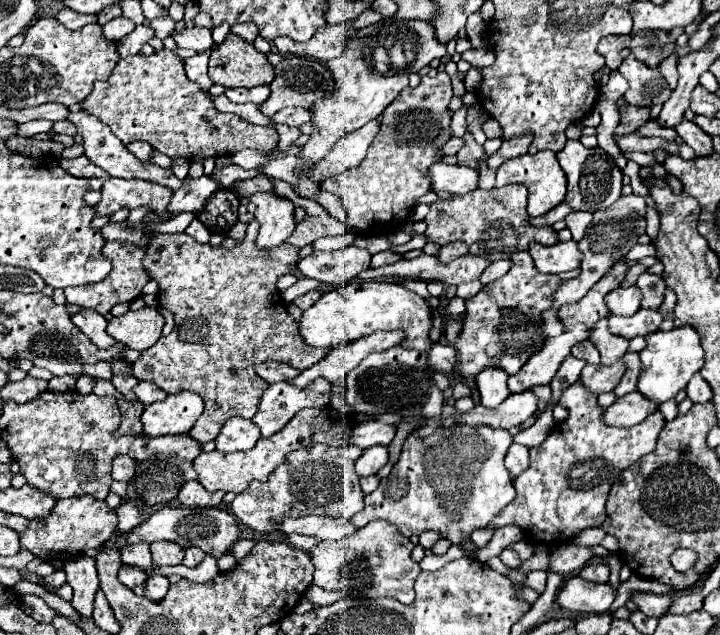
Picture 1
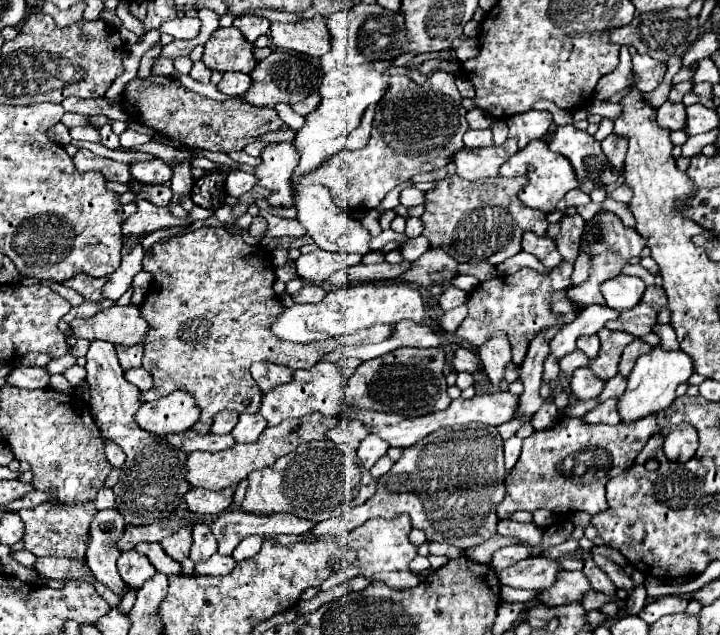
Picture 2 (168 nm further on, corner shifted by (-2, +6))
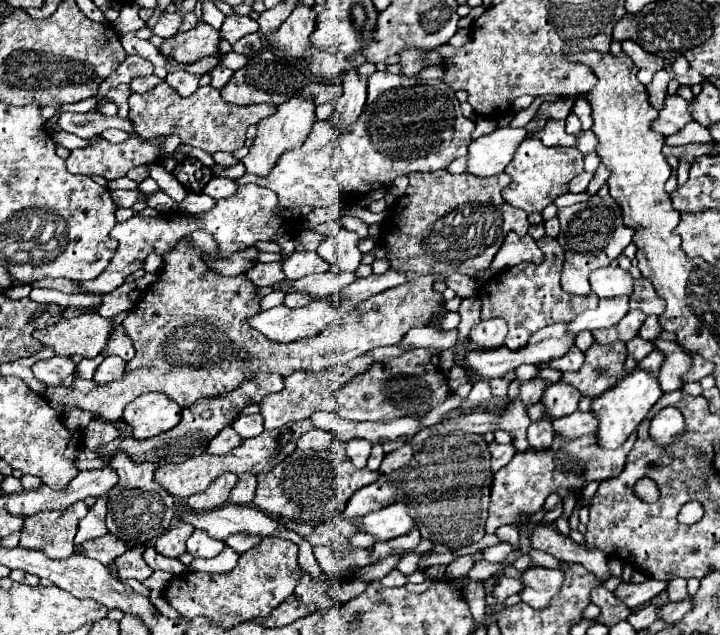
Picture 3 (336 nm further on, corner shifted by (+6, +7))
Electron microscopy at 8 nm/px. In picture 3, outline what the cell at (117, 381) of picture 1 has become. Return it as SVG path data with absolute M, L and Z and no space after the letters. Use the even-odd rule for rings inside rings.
M118 325L114 327L112 331L112 337L108 337L108 345L104 347L104 357L108 355L118 355L122 357L124 361L130 361L134 357L134 347L132 347L132 341L130 337L124 333L124 327Z

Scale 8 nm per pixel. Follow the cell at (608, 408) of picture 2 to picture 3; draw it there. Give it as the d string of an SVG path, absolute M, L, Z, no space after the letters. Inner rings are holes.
M574 411L572 415L552 421L552 429L554 429L554 435L560 435L564 439L576 439L582 435L596 433L596 419L590 411L588 413Z

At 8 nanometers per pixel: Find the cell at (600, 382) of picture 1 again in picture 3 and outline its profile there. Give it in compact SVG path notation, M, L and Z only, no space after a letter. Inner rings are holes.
M554 383L542 395L542 403L546 407L542 419L554 421L558 417L570 415L578 409L578 401L580 401L580 391L576 391L572 385L566 383Z

